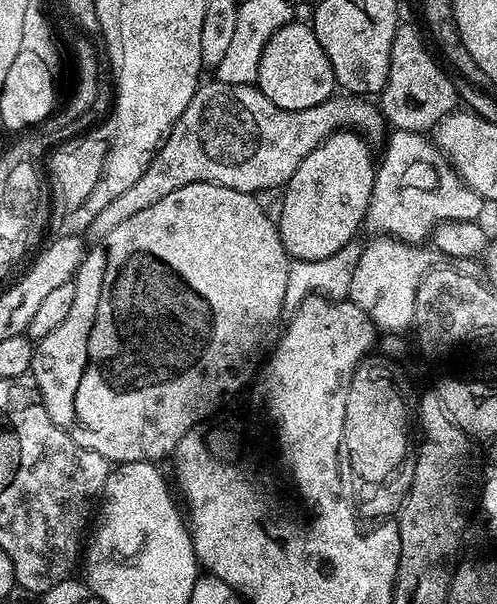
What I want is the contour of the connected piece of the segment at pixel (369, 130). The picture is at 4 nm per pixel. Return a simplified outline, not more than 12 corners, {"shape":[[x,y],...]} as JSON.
{"shape":[[201,83],[89,241],[182,186],[260,194],[337,130],[383,137],[371,99],[282,110]]}

